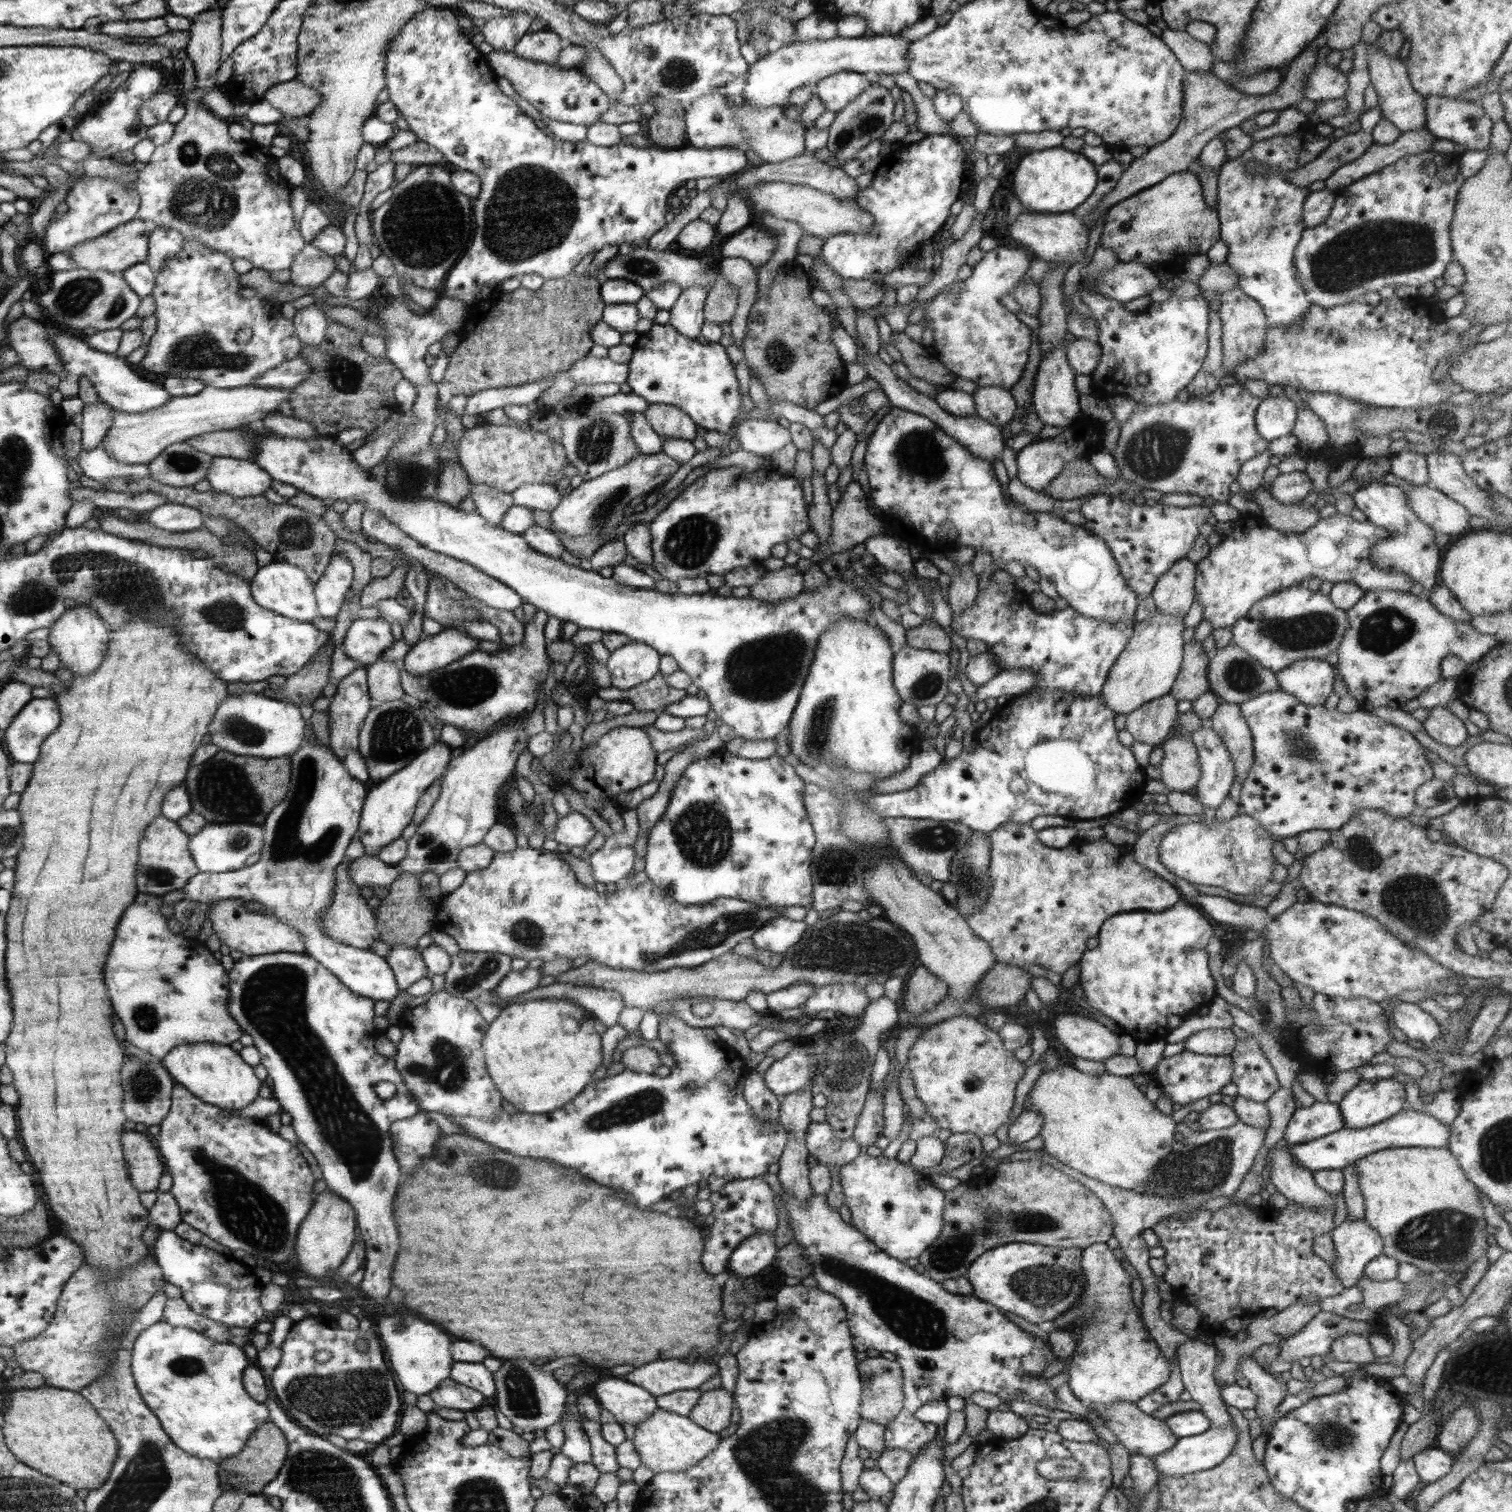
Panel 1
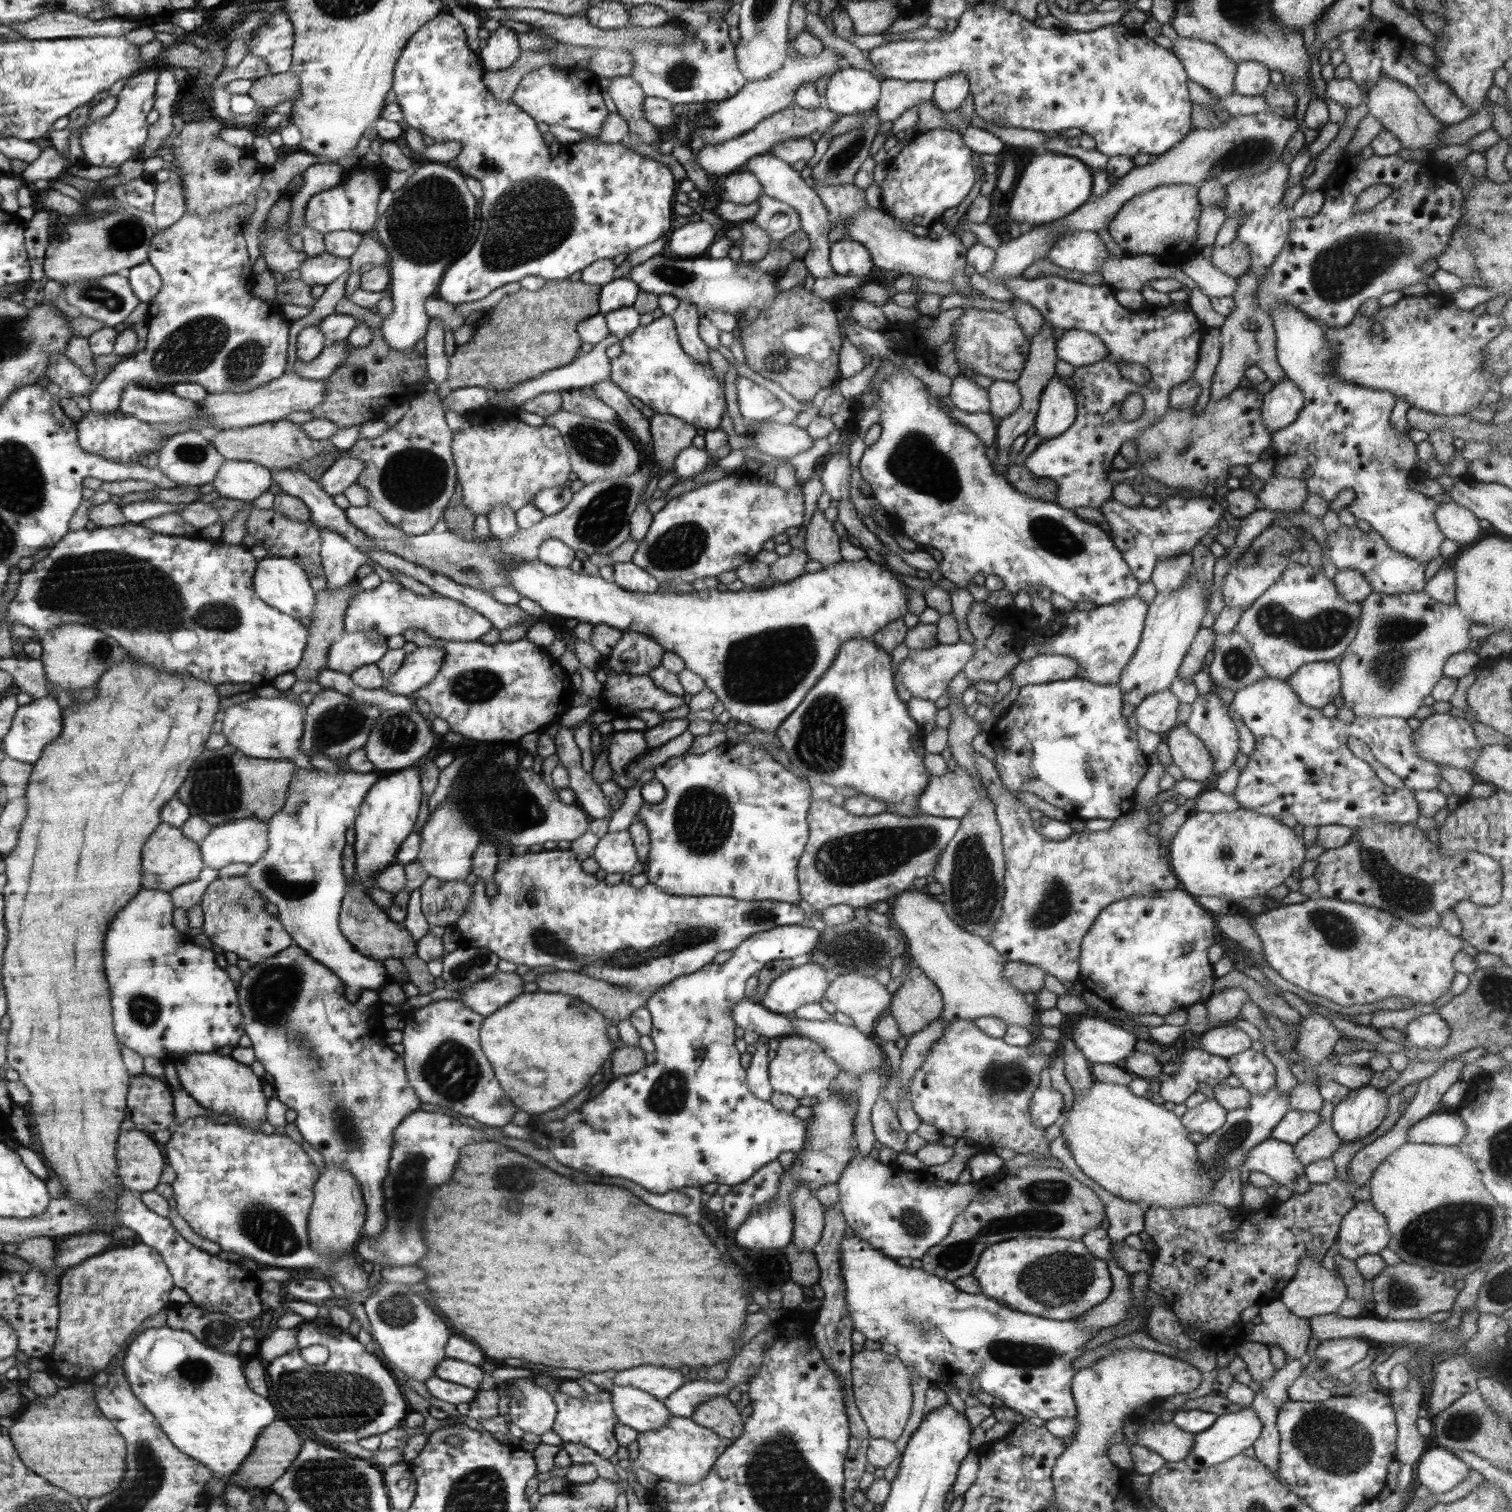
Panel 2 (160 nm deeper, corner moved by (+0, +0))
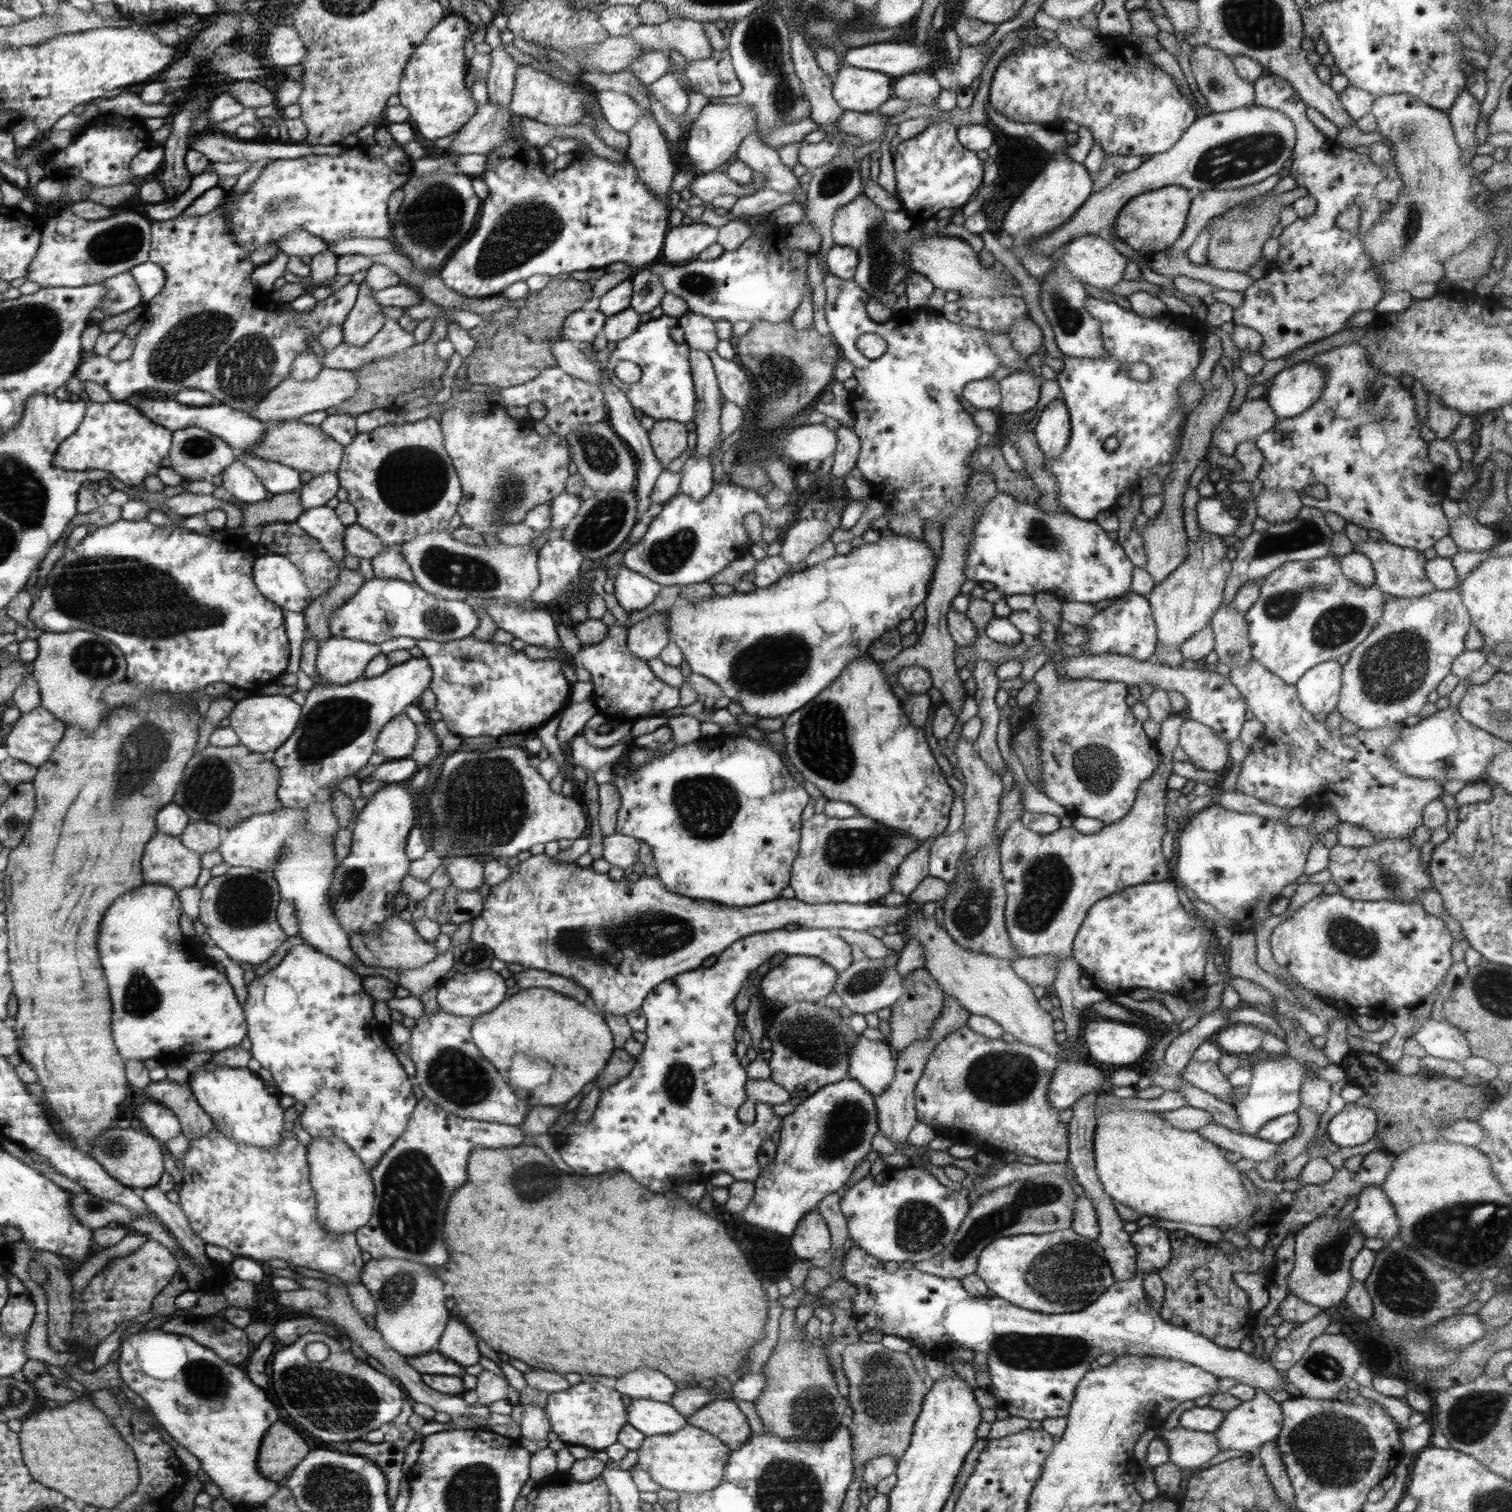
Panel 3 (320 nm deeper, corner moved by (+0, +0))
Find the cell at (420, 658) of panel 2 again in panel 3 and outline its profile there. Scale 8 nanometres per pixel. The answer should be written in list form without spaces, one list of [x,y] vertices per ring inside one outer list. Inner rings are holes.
[[[412,658],[392,666],[389,672],[346,685],[316,684],[306,694],[300,722],[284,746],[270,757],[281,770],[278,797],[290,808],[304,809],[331,798],[341,780],[369,764],[377,751],[377,740],[395,716],[418,704],[424,690],[433,682],[433,669],[426,658]]]

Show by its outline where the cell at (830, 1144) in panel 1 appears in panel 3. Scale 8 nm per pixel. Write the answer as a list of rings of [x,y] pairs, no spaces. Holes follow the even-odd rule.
[[[791,927],[746,935],[721,952],[712,966],[700,966],[660,983],[642,1006],[647,1020],[647,1041],[637,1056],[636,1066],[626,1078],[601,1092],[596,1111],[586,1125],[574,1126],[572,1122],[562,1134],[554,1136],[562,1160],[574,1172],[602,1174],[620,1170],[629,1173],[634,1180],[642,1180],[652,1192],[672,1191],[683,1182],[709,1181],[720,1171],[729,1173],[734,1180],[754,1182],[759,1178],[761,1168],[757,1156],[764,1142],[776,1131],[780,1132],[784,1118],[772,1113],[772,1105],[758,1101],[753,1124],[748,1126],[738,1119],[738,1110],[748,1099],[744,1085],[749,1076],[734,1054],[737,1044],[734,1030],[742,1020],[733,1004],[752,972],[779,952],[821,958],[838,973],[848,970],[854,961],[853,948],[835,931]]]

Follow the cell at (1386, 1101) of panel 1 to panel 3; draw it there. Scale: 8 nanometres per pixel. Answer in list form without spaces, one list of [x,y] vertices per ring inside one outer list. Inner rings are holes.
[[[1346,1104],[1345,1108],[1330,1120],[1327,1132],[1330,1141],[1338,1147],[1355,1147],[1372,1140],[1377,1128],[1378,1119],[1370,1106]]]

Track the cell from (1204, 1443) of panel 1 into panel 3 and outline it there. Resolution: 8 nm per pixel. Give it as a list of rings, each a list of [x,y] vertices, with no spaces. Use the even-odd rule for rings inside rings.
[[[1256,1391],[1255,1395],[1232,1410],[1225,1412],[1224,1420],[1214,1432],[1222,1450],[1242,1450],[1256,1453],[1258,1449],[1271,1440],[1276,1440],[1282,1430],[1283,1410],[1281,1402],[1276,1402],[1266,1391]]]

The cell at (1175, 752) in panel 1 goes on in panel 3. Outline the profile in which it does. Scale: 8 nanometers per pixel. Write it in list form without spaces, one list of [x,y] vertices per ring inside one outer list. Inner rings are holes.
[[[1185,720],[1179,735],[1179,746],[1200,770],[1216,773],[1228,766],[1229,742],[1210,727],[1197,720]]]

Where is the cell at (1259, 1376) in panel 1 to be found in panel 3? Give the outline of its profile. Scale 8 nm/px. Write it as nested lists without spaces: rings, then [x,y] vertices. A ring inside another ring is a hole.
[[[1271,1440],[1271,1442],[1263,1444],[1256,1454],[1262,1459],[1263,1467],[1276,1496],[1283,1502],[1294,1505],[1295,1492],[1293,1491],[1290,1477],[1287,1475],[1286,1467],[1282,1462],[1276,1441]]]

